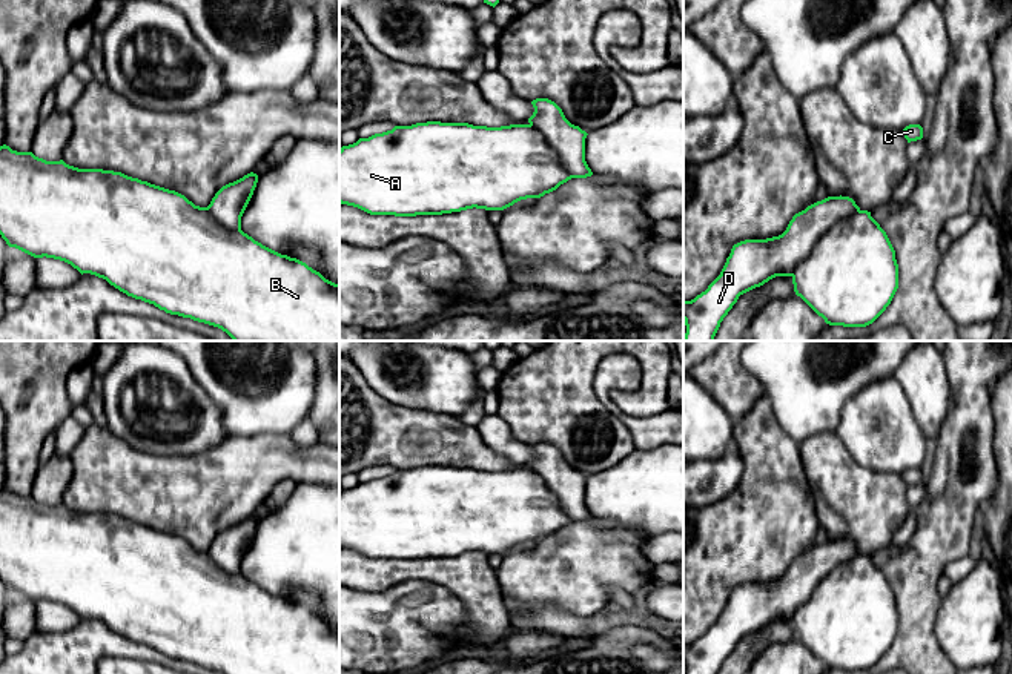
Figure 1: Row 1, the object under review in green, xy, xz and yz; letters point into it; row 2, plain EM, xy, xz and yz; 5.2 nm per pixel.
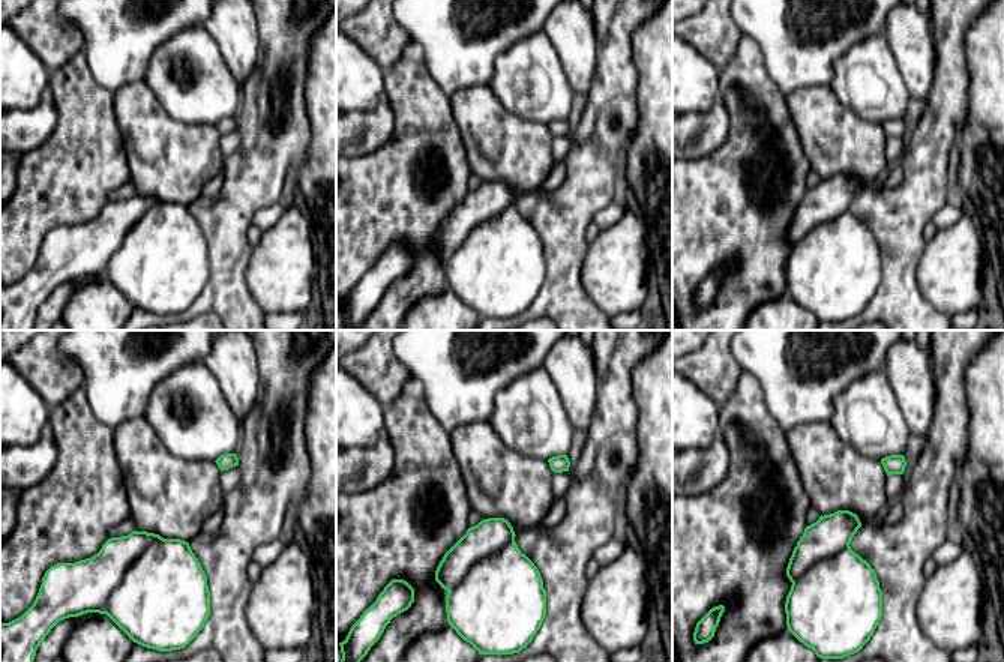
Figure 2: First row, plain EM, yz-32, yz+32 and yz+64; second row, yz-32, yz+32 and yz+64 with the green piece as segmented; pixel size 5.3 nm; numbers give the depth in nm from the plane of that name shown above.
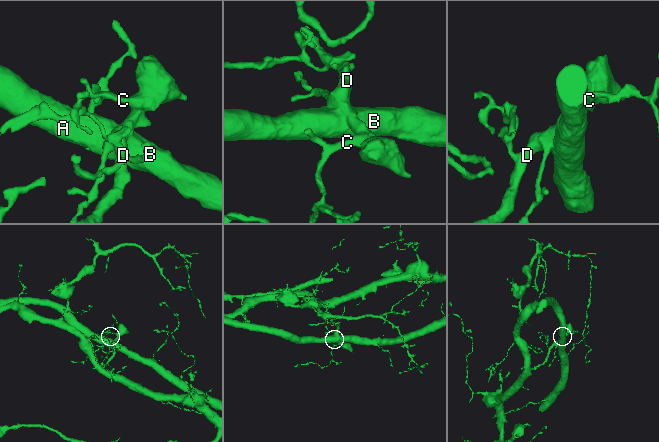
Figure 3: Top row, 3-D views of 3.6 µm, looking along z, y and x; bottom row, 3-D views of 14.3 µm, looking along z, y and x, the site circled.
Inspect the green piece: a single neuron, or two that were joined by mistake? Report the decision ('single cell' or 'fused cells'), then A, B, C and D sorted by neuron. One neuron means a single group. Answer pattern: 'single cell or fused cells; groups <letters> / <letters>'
fused cells; groups A B / C D

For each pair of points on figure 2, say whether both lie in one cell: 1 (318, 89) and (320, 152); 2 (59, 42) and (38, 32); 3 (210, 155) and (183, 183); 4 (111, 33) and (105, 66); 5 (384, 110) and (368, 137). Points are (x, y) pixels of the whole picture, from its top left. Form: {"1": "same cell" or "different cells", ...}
{"1": "same cell", "2": "same cell", "3": "same cell", "4": "same cell", "5": "same cell"}

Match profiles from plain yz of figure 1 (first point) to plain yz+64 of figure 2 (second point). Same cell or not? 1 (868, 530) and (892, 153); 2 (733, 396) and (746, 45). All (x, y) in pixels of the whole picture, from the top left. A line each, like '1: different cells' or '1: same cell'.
1: different cells
2: different cells

